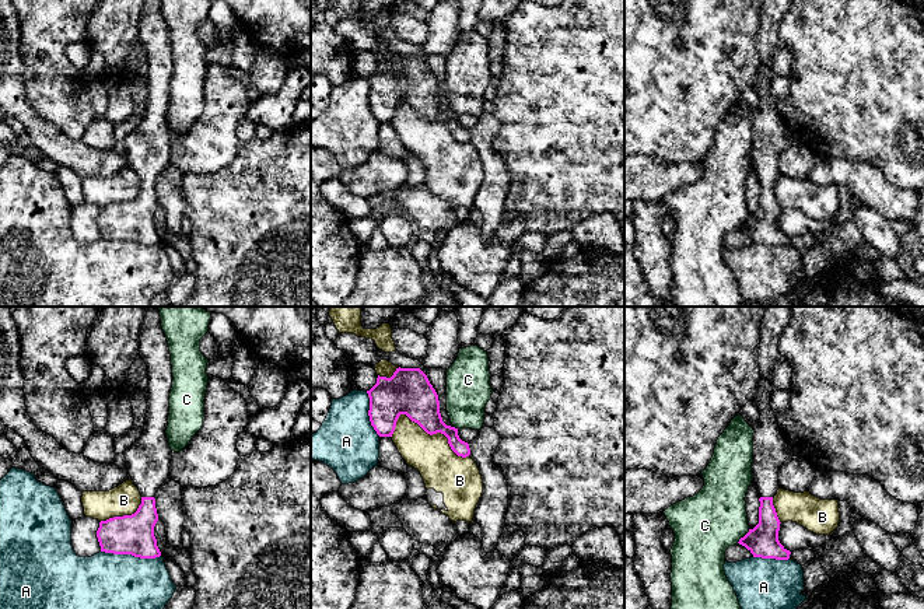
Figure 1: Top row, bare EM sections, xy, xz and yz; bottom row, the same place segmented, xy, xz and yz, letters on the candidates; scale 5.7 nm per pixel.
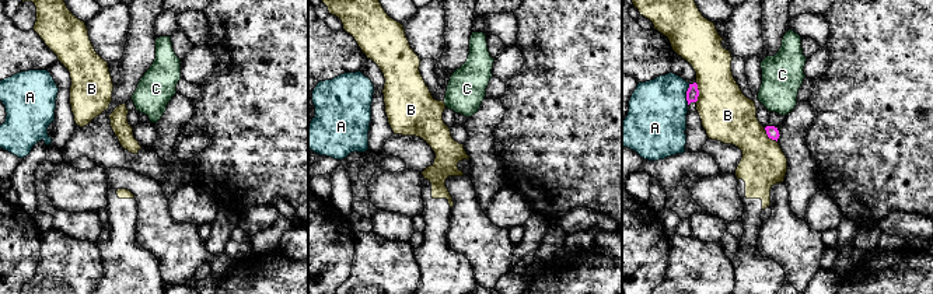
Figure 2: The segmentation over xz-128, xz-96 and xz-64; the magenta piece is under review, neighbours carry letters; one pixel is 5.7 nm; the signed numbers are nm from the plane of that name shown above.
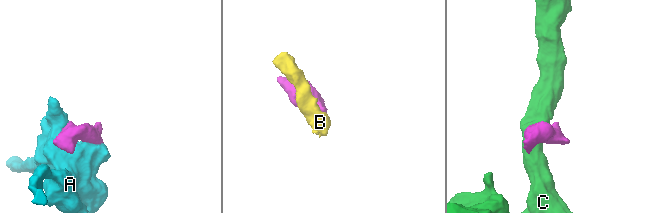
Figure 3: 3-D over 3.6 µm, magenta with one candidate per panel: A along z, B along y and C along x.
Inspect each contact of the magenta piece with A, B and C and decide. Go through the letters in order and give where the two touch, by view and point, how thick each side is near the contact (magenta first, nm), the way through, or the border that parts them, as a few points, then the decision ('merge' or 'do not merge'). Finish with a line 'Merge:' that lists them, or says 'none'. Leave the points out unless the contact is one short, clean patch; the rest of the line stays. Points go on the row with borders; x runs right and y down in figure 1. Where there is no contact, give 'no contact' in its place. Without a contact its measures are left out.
A: meets magenta in xy at (130, 553); 220 nm thick on the magenta side, 320 nm on the other; do not merge
B: meets magenta in xz at (436, 433); 240 nm thick on the magenta side, 240 nm on the other; do not merge
C: meets magenta in yz at (744, 536); 180 nm thick on the magenta side, 360 nm on the other; border along yz (749, 529), (737, 542); do not merge
Merge: none

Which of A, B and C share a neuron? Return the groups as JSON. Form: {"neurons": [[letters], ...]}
{"neurons": [["A"], ["B"], ["C"]]}

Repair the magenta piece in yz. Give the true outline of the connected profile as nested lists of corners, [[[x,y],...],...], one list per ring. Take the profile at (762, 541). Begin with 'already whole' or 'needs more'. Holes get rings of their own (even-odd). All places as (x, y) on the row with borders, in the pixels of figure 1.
needs more | [[[766,307],[760,326],[759,367],[760,381],[755,402],[760,421],[753,433],[752,473],[759,491],[759,524],[739,539],[753,557],[788,560],[791,552],[778,540],[780,519],[773,505],[777,494],[778,469],[791,456],[791,449],[777,424],[770,406],[774,393],[770,384],[770,371],[781,358],[778,339],[788,326],[791,307]]]

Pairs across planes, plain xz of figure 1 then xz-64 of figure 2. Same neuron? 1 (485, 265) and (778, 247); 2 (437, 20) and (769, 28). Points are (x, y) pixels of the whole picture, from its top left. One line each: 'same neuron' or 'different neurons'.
1: same neuron
2: different neurons

